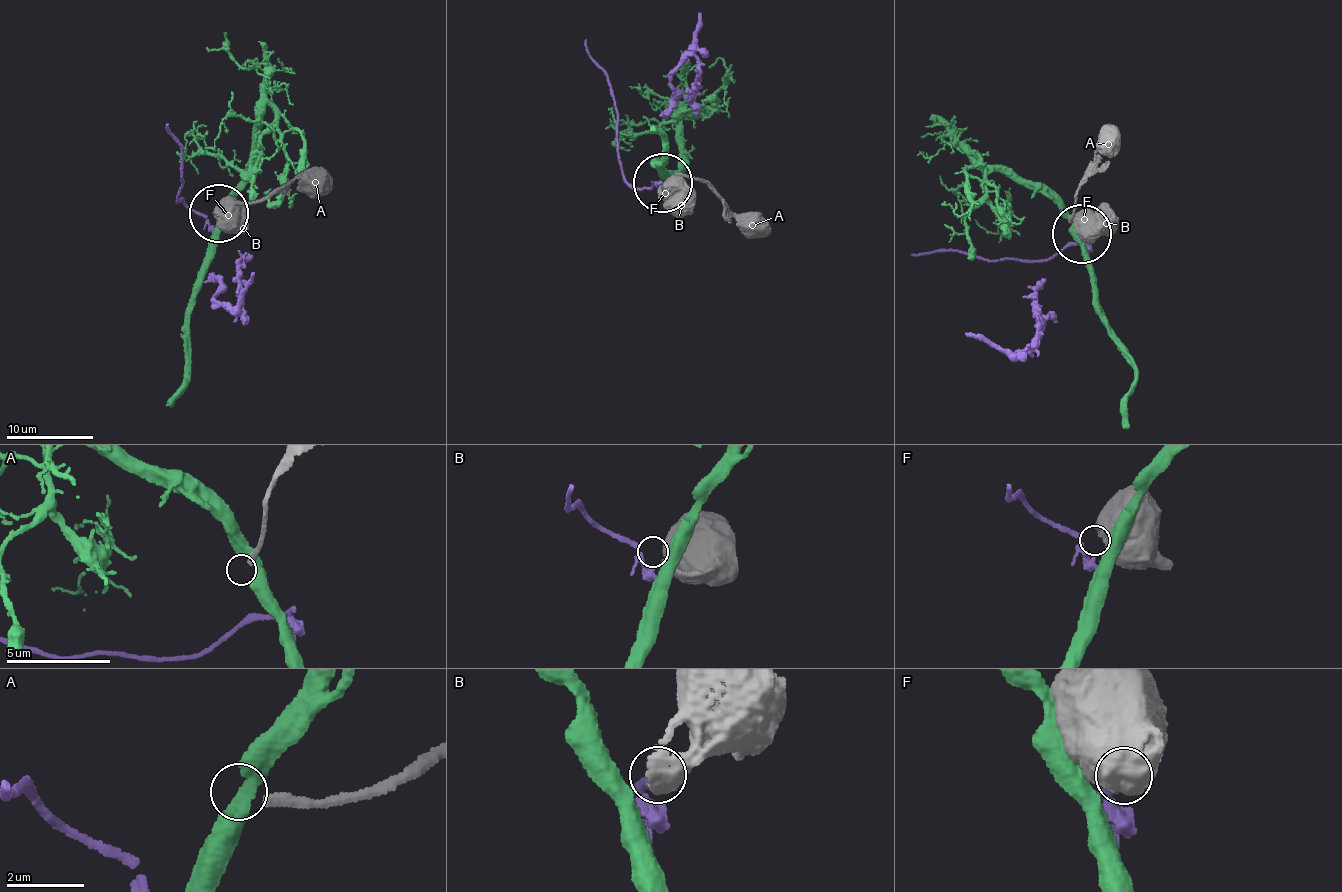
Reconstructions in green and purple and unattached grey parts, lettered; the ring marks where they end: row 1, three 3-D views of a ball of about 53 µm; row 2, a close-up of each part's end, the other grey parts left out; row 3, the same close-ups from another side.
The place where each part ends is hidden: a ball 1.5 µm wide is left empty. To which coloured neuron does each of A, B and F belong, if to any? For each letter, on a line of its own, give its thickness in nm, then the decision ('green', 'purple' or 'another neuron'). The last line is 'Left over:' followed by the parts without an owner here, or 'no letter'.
A: calibre 240 nm; another neuron
B: calibre 200 nm; another neuron
F: calibre 550 nm; purple
Left over: A, B

